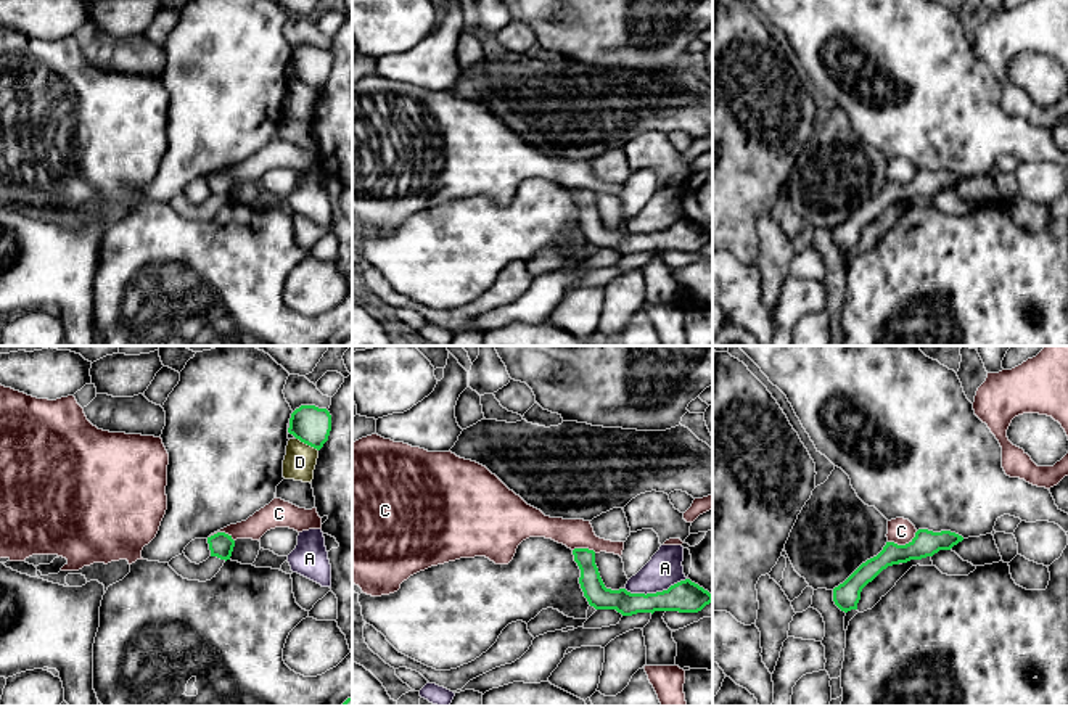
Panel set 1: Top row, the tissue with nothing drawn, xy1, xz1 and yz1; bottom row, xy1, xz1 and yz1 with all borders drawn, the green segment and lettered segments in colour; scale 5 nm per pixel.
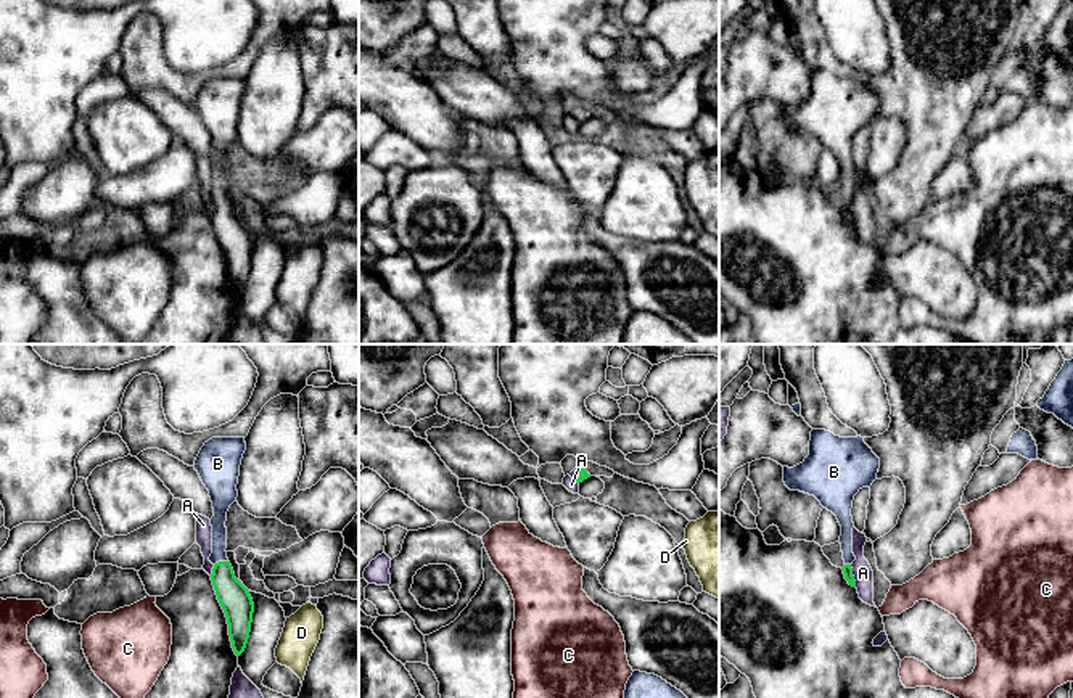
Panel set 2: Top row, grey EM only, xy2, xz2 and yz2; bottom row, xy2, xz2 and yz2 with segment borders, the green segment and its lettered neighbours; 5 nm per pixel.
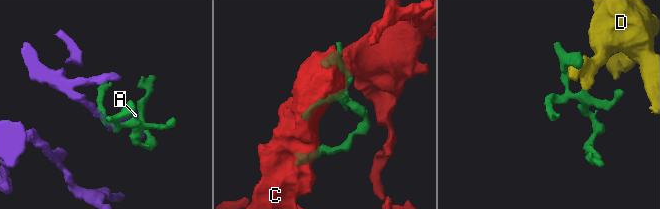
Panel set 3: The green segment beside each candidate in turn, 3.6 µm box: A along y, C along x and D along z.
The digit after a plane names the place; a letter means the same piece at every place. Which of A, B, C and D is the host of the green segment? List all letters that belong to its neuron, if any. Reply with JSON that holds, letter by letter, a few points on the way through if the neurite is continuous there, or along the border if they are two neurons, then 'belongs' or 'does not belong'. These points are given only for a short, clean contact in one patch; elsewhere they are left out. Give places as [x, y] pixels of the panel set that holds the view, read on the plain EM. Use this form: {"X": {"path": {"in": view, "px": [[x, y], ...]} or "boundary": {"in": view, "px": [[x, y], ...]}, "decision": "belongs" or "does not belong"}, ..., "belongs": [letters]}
{"A": {"decision": "does not belong"}, "B": {"path": {"in": "xy2", "px": [[234, 237], [222, 217], [221, 201], [217, 161]]}, "decision": "belongs"}, "C": {"boundary": {"in": "yz1", "px": [[917, 171], [904, 184], [888, 182]]}, "decision": "does not belong"}, "D": {"decision": "does not belong"}, "belongs": ["B"]}

